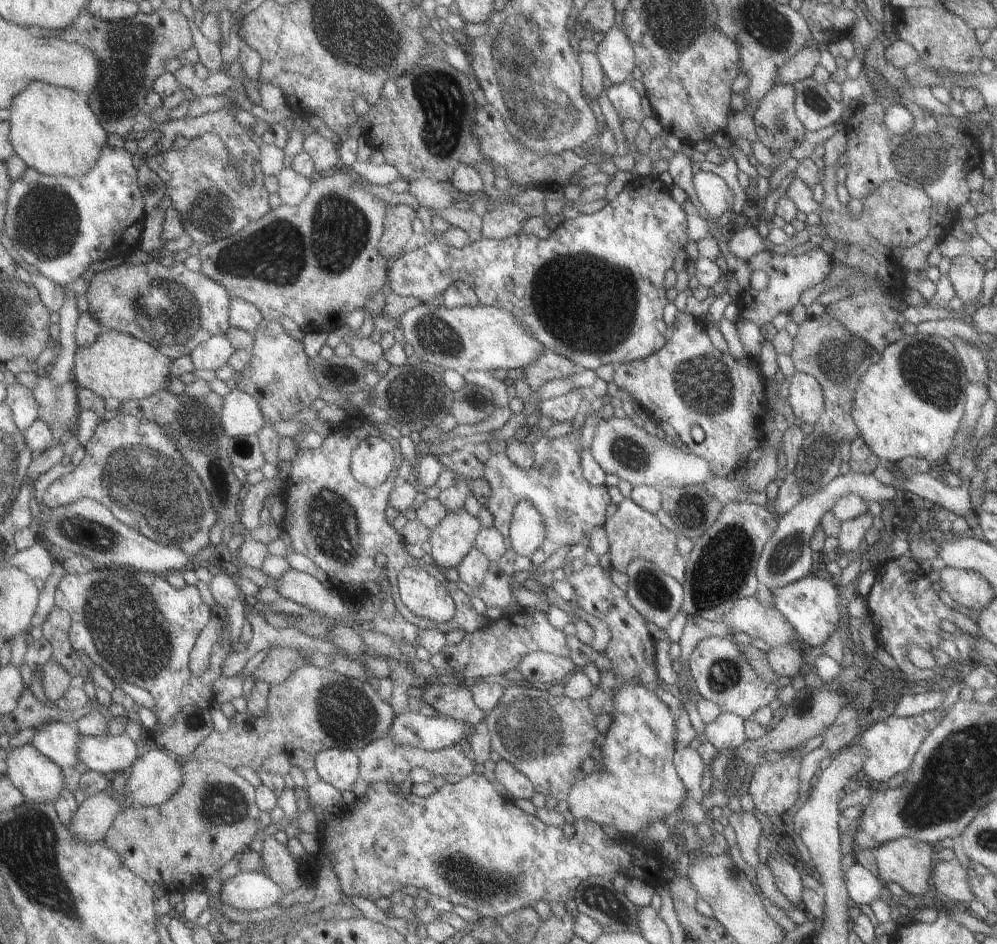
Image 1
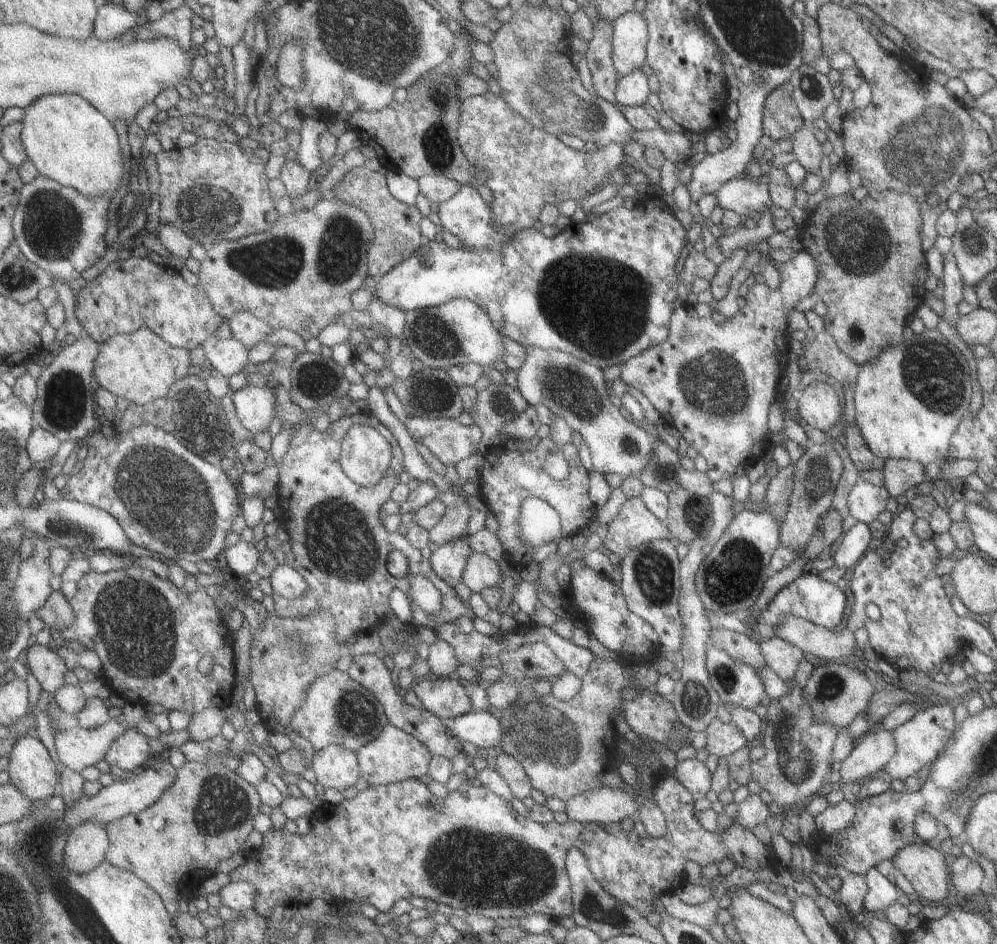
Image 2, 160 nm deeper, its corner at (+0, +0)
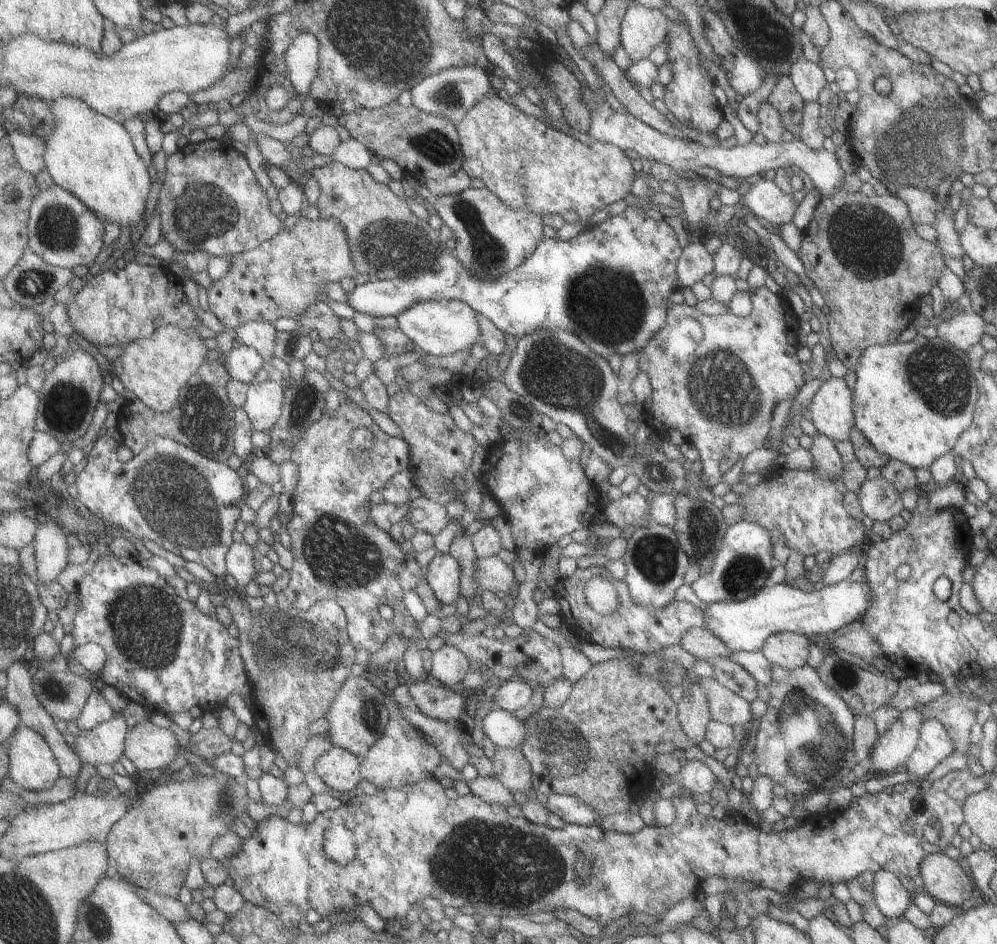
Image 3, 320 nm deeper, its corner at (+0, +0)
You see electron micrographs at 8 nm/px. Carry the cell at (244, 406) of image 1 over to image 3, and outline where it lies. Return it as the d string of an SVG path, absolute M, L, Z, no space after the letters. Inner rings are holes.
M259 381L251 384L243 408L254 430L267 432L282 417L286 390L277 381Z

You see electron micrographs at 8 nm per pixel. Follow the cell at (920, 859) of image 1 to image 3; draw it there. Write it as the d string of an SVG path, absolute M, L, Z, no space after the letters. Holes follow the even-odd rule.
M942 852L921 857L918 875L923 881L924 893L935 902L961 907L981 899L970 876L963 872L956 860Z

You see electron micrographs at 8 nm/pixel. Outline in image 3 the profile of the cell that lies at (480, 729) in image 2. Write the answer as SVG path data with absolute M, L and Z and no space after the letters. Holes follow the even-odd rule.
M496 709L490 710L483 719L482 730L495 748L518 749L525 740L525 724L513 713Z

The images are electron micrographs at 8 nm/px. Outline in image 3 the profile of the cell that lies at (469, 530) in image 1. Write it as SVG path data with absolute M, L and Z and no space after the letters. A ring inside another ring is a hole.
M437 552L425 570L436 598L443 605L456 604L462 595L462 566L453 555Z

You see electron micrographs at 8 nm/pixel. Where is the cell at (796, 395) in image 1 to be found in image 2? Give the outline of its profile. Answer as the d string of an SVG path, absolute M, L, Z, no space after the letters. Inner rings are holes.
M816 380L803 389L800 388L795 397L792 404L797 408L799 419L807 423L810 428L824 432L837 424L841 404L839 404L839 398L837 398L835 390L831 388L830 382Z

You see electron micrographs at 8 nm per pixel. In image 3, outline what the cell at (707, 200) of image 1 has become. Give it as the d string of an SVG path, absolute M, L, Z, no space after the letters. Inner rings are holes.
M762 176L749 180L745 194L739 197L739 207L746 207L750 214L755 216L763 225L777 227L789 221L797 202L793 200L792 193L784 193Z

